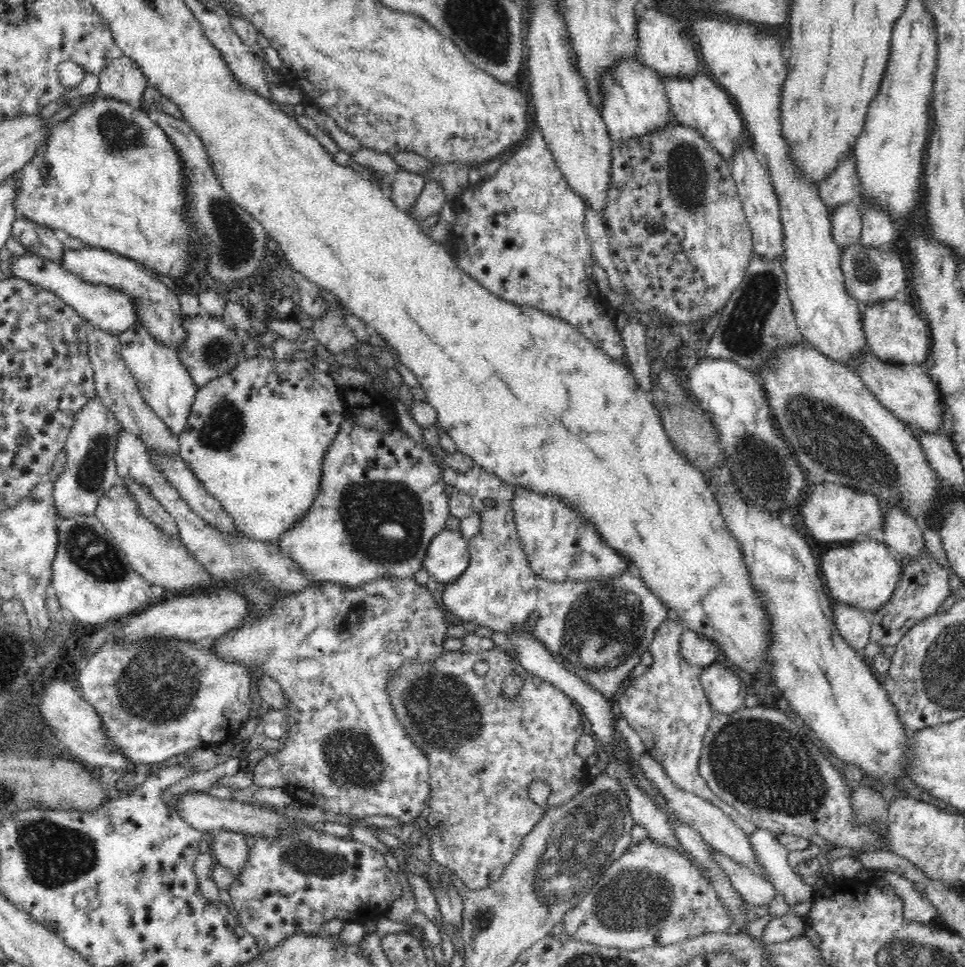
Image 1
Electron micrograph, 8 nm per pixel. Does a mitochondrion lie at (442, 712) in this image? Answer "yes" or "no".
yes

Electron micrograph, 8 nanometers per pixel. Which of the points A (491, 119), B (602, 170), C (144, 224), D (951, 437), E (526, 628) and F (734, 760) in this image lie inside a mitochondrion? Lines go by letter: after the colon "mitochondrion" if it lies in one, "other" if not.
A: other
B: other
C: other
D: other
E: other
F: mitochondrion

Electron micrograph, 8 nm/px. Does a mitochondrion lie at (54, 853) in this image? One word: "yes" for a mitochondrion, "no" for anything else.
yes

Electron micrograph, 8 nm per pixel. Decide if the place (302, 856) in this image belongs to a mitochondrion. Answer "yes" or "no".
yes

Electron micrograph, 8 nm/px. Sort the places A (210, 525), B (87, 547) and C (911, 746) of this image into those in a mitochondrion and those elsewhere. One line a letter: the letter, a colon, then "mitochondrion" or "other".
A: other
B: mitochondrion
C: other

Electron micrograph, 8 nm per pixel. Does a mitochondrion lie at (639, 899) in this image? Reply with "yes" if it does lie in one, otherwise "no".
yes

